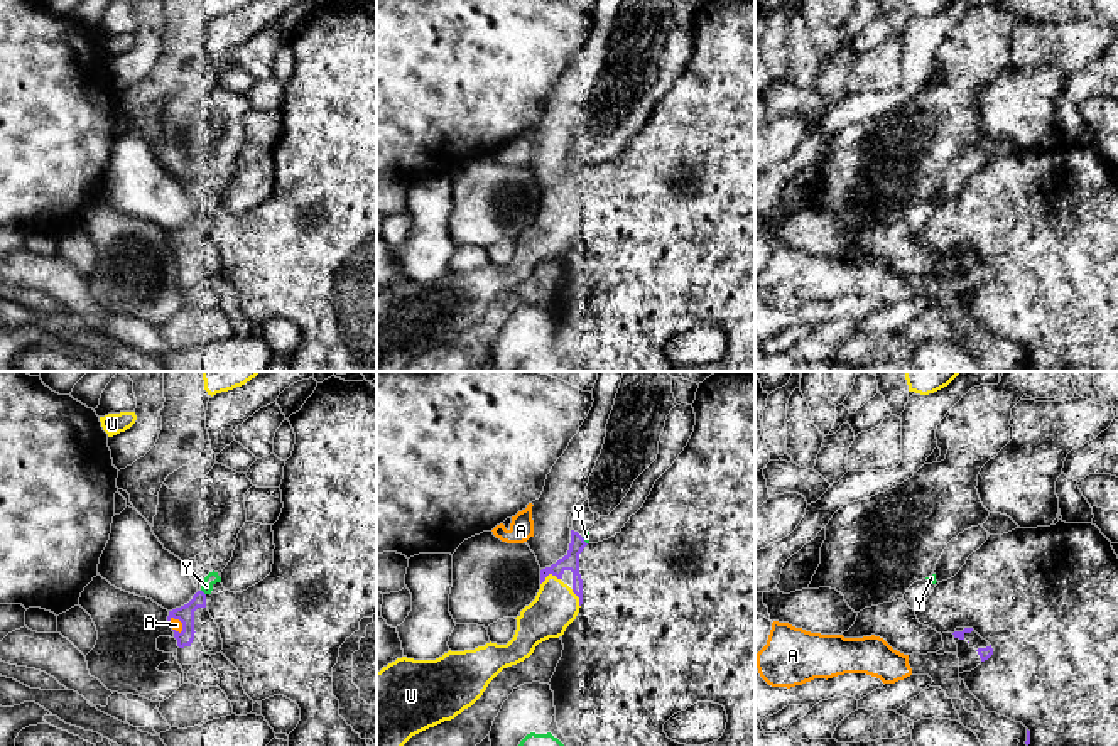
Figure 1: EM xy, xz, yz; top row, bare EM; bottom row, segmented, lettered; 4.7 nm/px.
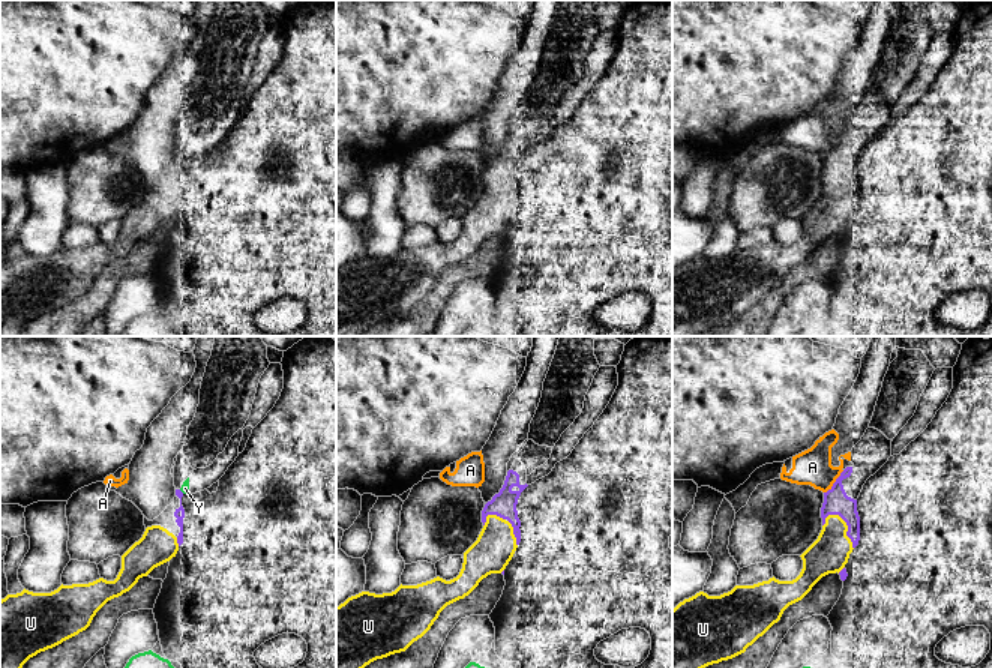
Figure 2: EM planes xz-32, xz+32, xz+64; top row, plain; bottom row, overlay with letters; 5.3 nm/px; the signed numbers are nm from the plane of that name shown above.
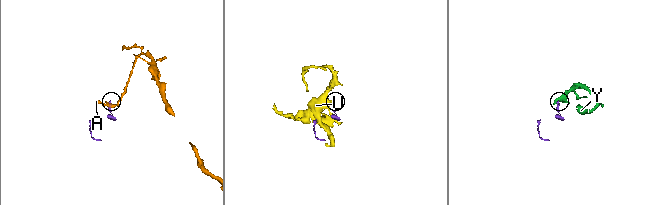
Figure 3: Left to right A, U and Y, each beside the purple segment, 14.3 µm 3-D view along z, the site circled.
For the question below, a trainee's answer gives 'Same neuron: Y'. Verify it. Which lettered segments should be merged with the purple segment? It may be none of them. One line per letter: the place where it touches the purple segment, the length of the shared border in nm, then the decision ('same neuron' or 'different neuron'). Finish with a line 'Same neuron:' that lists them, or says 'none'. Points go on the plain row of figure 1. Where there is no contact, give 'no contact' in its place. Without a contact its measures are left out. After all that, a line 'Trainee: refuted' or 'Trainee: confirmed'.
A: xy (181, 243) | 100 nm | different neuron
U: xz (549, 194) | 100 nm | different neuron
Y: xy (203, 215) | 40 nm | different neuron
Same neuron: none
Trainee: refuted

